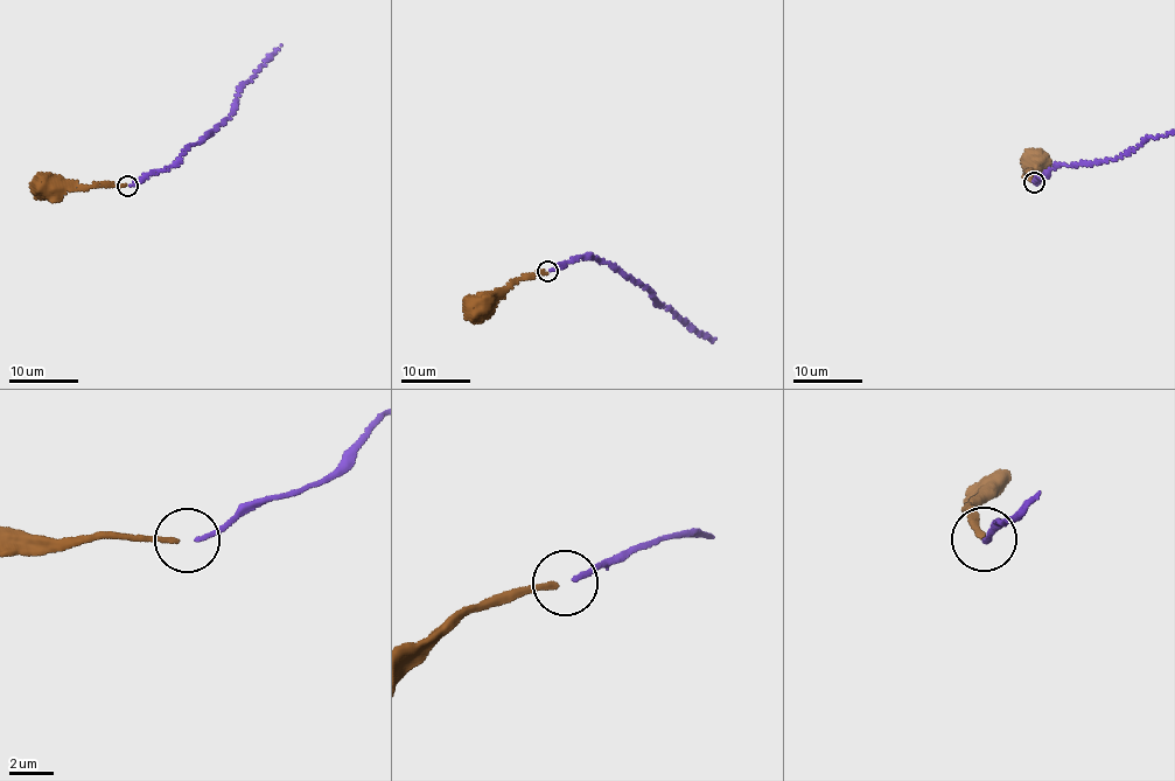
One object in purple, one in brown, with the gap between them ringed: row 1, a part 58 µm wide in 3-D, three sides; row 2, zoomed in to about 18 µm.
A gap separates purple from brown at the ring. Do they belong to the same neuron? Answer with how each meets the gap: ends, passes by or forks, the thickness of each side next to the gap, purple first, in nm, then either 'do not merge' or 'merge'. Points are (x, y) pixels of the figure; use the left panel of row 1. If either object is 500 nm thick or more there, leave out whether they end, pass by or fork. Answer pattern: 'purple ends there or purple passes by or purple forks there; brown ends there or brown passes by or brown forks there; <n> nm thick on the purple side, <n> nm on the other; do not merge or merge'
purple ends there; brown ends there; 220 nm thick on the purple side, 240 nm on the other; merge

